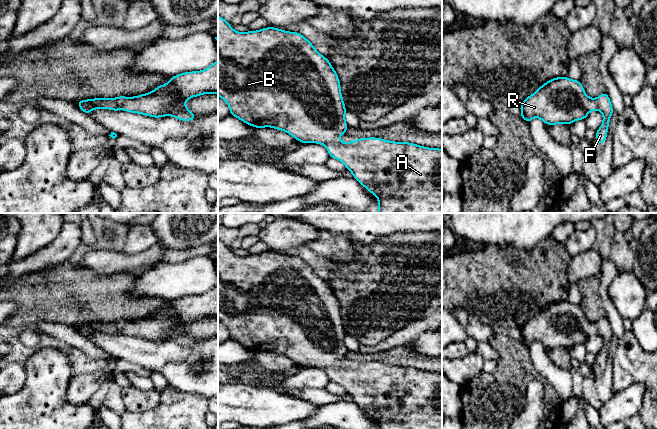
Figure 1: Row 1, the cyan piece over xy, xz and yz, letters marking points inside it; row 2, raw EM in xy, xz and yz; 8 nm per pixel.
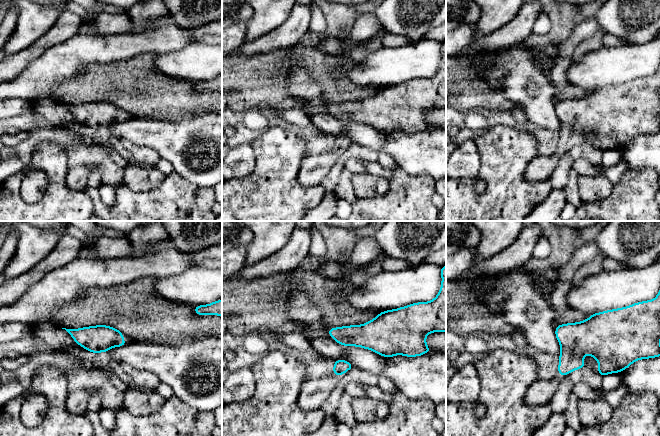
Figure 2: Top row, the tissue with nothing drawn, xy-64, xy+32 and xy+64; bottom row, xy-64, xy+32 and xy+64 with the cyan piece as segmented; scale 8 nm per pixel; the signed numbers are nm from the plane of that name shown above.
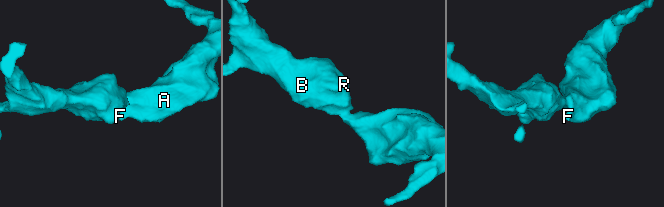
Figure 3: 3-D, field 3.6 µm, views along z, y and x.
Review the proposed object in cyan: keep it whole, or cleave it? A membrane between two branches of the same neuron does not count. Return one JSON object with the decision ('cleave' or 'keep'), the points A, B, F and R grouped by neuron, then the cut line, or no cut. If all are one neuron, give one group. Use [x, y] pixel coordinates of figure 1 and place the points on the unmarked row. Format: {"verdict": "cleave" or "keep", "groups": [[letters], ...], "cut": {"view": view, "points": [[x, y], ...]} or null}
{"verdict": "keep", "groups": [["A", "B", "F", "R"]], "cut": null}

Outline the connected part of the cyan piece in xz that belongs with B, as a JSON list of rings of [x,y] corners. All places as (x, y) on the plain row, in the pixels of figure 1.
[[[218,239],[218,320],[229,330],[230,339],[255,352],[272,351],[282,354],[301,367],[318,367],[324,369],[331,382],[341,385],[353,401],[378,423],[378,429],[442,429],[442,373],[428,372],[409,366],[387,365],[382,362],[359,362],[352,366],[339,366],[348,349],[345,345],[347,336],[341,318],[340,304],[330,285],[322,280],[312,267],[298,256],[289,256],[274,251],[266,251],[257,255],[237,256],[221,240]]]

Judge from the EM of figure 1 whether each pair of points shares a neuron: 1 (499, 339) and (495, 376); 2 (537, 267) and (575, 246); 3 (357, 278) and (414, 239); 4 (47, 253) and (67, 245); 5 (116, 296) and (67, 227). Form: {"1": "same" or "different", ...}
{"1": "same", "2": "different", "3": "same", "4": "same", "5": "different"}

